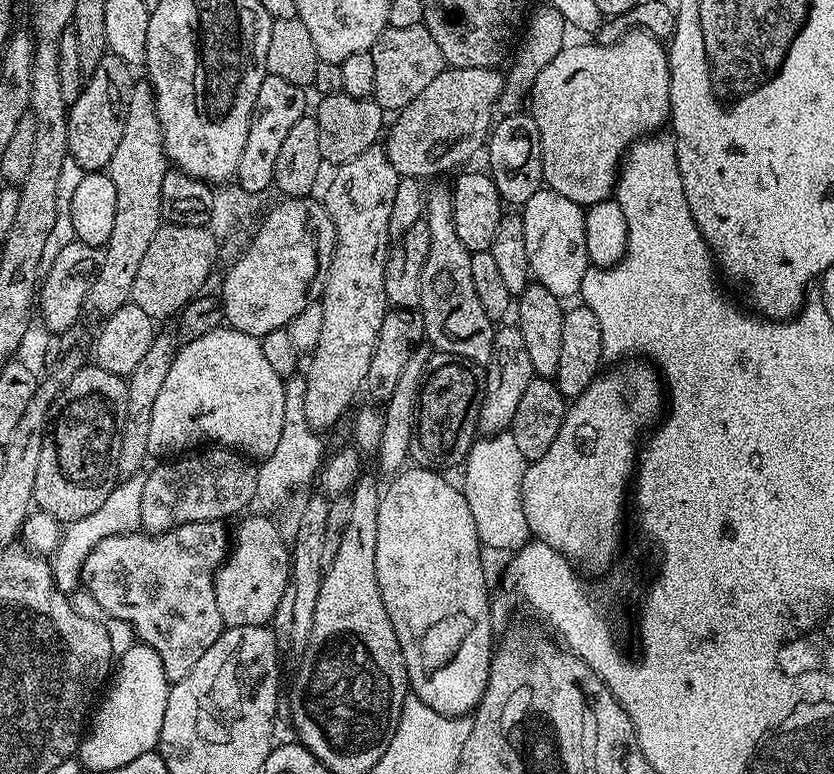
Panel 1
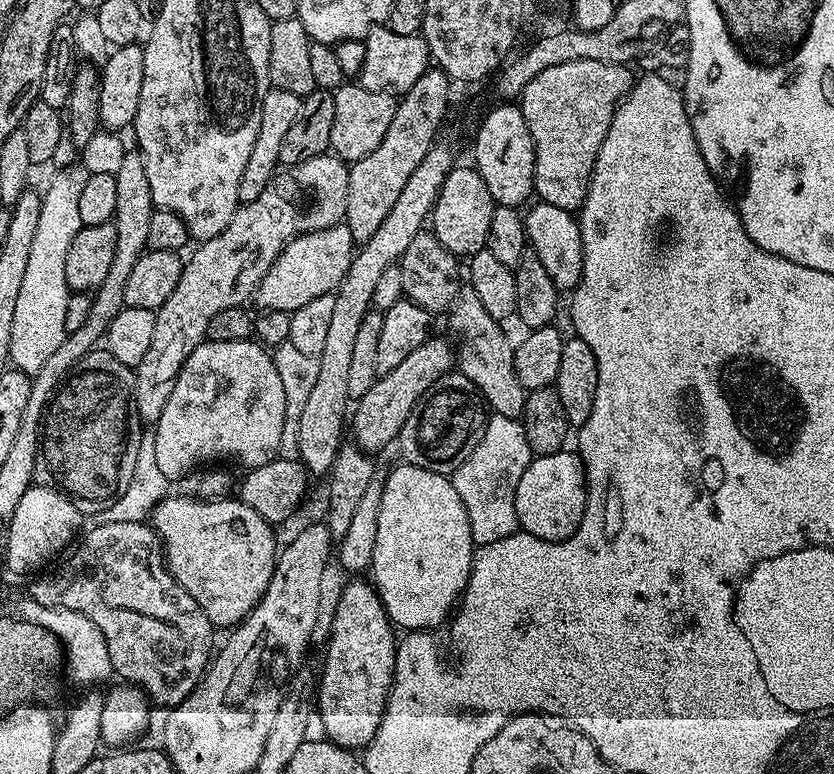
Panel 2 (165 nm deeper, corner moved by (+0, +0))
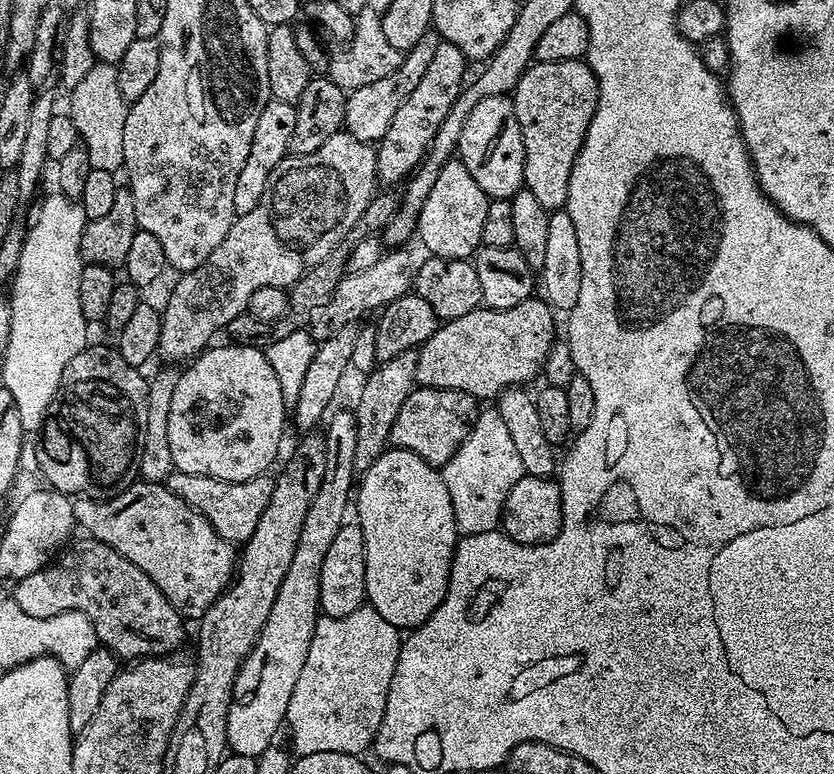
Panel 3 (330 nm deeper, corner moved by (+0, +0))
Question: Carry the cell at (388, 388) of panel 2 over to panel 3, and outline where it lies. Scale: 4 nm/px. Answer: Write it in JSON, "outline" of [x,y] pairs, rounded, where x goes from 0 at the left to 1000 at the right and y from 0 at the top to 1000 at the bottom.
{"outline":[[[634,385],[626,390],[621,390],[621,395],[612,395],[610,398],[583,398],[577,395],[570,398],[564,406],[554,406],[554,411],[544,411],[543,413],[529,417],[528,422],[524,424],[523,430],[518,433],[510,444],[504,446],[499,455],[499,461],[501,463],[499,495],[506,501],[538,501],[540,504],[558,506],[559,509],[571,513],[572,518],[576,519],[585,519],[580,517],[588,516],[589,512],[590,516],[598,513],[600,508],[606,506],[609,501],[632,497],[634,495],[632,491],[638,491],[641,486],[646,487],[649,484],[655,463],[662,451],[662,446],[668,443],[669,434],[667,434],[665,411],[668,412],[664,407],[664,399],[656,388],[651,385]]]}

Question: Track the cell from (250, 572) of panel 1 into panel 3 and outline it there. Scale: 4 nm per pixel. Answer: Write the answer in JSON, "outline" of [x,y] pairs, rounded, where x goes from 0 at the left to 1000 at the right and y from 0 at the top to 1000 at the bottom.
{"outline":[[[161,623],[150,636],[141,636],[137,641],[128,643],[96,643],[88,650],[88,664],[90,676],[97,682],[101,681],[109,696],[122,700],[127,705],[132,705],[137,711],[141,711],[141,716],[146,716],[146,721],[156,721],[156,726],[161,726],[161,731],[165,731],[165,736],[170,736],[182,748],[185,757],[189,757],[189,762],[194,762],[194,767],[199,767],[199,773],[204,778],[204,783],[209,783],[209,788],[213,788],[217,796],[222,798],[239,798],[247,793],[247,788],[252,782],[266,769],[278,753],[278,745],[283,738],[285,727],[285,713],[279,703],[271,695],[266,695],[257,685],[257,680],[252,680],[252,674],[237,659],[233,659],[223,649],[218,649],[218,643],[213,643],[213,638],[205,636],[201,629],[192,623]]]}

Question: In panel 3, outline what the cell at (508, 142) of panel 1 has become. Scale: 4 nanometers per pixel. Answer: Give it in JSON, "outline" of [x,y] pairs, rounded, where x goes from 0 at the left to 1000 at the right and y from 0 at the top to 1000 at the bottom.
{"outline":[[[613,123],[578,127],[554,163],[549,204],[591,258],[613,258],[628,242],[628,185]]]}

